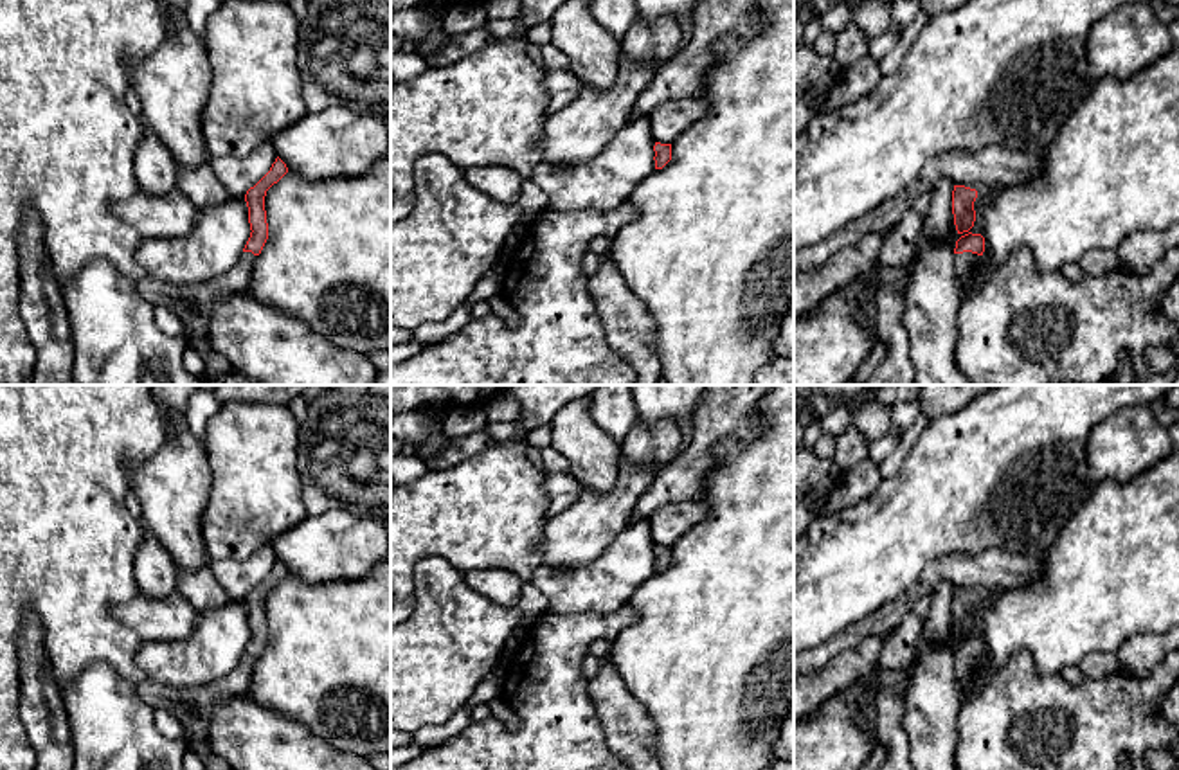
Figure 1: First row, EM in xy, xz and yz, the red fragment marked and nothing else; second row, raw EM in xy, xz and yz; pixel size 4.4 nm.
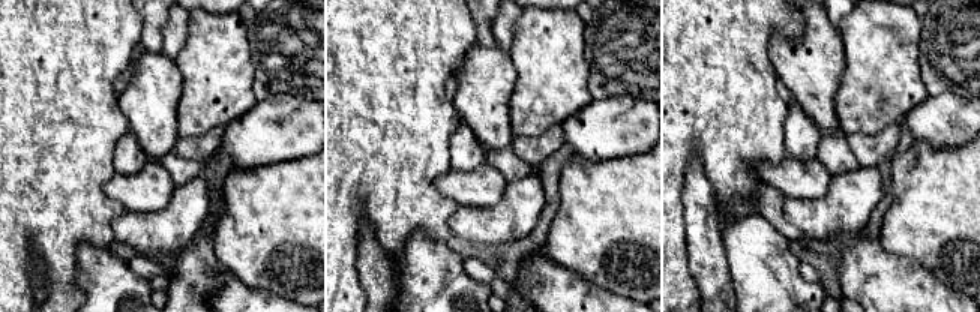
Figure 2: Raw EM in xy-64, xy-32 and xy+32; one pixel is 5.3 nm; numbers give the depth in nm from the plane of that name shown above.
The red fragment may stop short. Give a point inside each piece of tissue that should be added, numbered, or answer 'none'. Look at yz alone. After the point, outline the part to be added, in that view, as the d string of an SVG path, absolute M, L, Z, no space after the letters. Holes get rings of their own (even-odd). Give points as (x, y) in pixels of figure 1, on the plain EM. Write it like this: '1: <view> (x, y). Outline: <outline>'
1: yz (963, 666). Outline: M963 655L954 658L954 671L959 687L967 687L974 676L974 669L979 666L979 658L972 655Z

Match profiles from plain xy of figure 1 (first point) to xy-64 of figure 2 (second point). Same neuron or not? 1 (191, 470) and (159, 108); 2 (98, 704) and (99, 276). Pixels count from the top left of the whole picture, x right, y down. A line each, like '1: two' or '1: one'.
1: one
2: one

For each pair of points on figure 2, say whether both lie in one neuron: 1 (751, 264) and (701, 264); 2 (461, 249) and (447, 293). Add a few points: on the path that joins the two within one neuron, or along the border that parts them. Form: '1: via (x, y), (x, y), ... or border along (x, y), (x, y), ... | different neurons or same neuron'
1: border along (721, 230), (728, 273), (736, 296) | different neurons
2: border along (446, 242), (461, 258) | different neurons

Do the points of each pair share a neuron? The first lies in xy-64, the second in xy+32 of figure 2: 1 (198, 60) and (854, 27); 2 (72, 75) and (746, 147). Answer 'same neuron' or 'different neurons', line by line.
1: same neuron
2: same neuron

